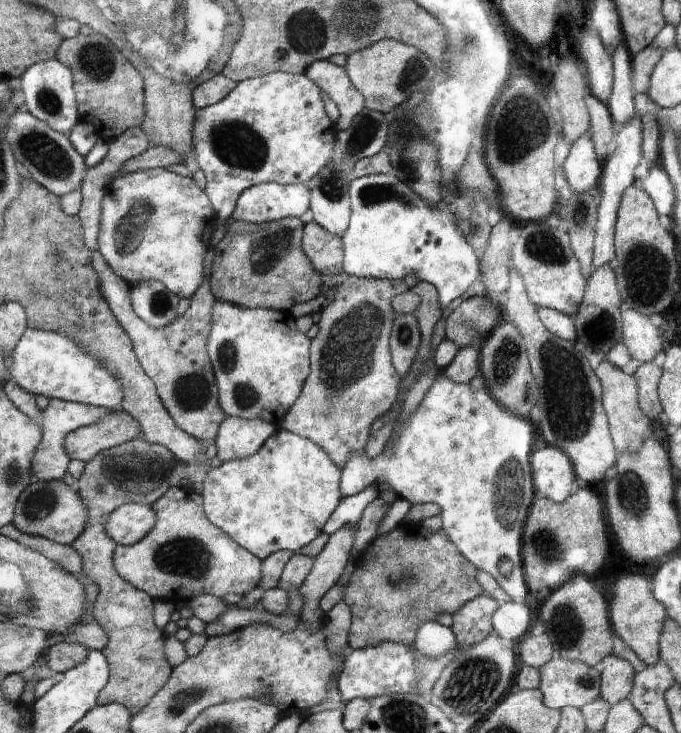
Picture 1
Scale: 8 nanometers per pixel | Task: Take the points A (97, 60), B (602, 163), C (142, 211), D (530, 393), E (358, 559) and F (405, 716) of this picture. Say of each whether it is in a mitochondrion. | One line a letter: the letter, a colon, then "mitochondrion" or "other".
A: mitochondrion
B: other
C: mitochondrion
D: mitochondrion
E: other
F: mitochondrion

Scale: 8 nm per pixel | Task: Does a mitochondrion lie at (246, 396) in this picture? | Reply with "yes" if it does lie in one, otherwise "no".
yes

